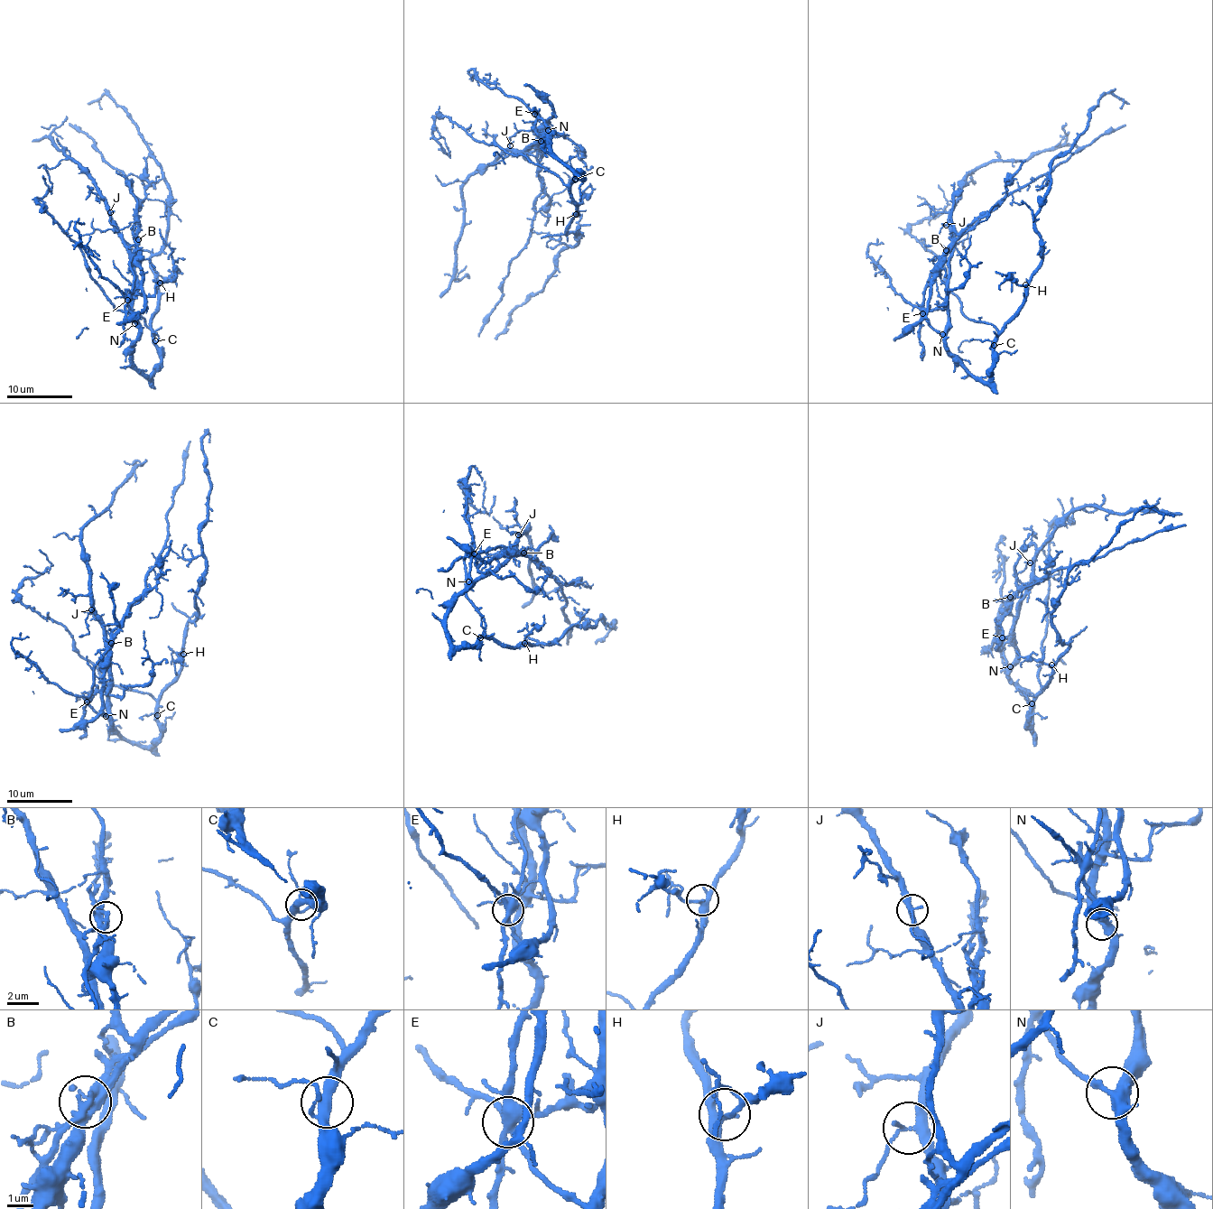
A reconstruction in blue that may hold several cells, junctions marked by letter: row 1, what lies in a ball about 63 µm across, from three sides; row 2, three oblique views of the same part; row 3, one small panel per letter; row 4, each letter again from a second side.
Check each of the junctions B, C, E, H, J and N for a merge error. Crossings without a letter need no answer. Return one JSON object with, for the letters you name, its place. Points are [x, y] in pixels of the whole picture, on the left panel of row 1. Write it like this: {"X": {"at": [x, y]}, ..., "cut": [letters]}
{"B": {"at": [138, 239]}, "E": {"at": [127, 300]}, "cut": ["B", "E"]}

